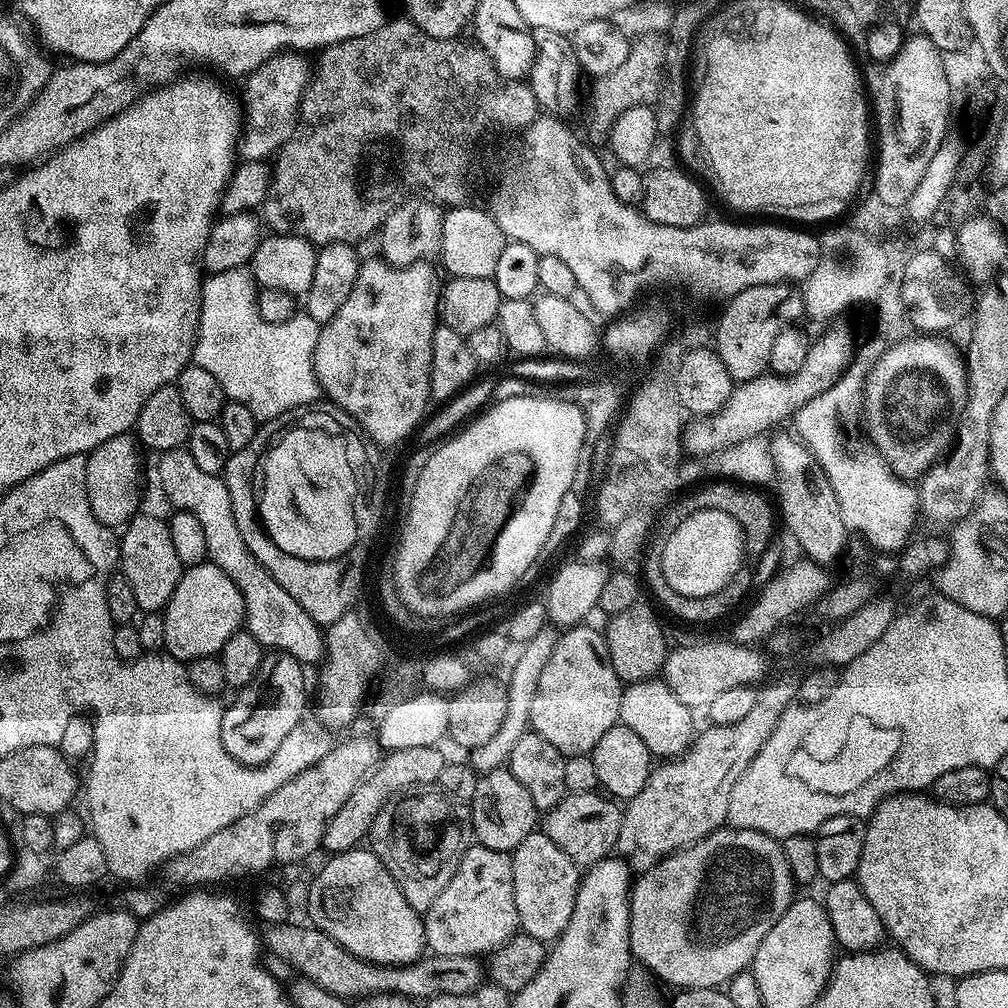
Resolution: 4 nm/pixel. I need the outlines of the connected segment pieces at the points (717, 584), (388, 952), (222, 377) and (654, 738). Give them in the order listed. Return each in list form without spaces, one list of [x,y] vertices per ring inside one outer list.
[[[708,509],[704,510],[703,514],[704,516],[692,516],[692,520],[688,520],[688,524],[681,526],[680,532],[672,534],[672,540],[663,540],[666,551],[661,570],[666,582],[670,582],[670,586],[674,590],[678,590],[678,594],[686,594],[690,598],[702,598],[703,595],[714,594],[718,590],[722,590],[736,577],[737,572],[741,571],[743,564],[740,563],[746,560],[745,533],[735,518],[730,514],[723,513],[722,510]]]
[[[357,846],[327,857],[317,876],[311,877],[307,919],[322,930],[334,942],[341,944],[350,954],[375,964],[412,964],[426,952],[424,921],[421,913],[412,909],[402,894],[396,879],[376,857],[376,853],[364,846]]]
[[[244,268],[211,273],[201,283],[200,321],[192,360],[202,366],[202,370],[214,374],[225,397],[234,402],[242,402],[242,406],[247,406],[257,422],[275,422],[292,408],[311,405],[322,396],[314,364],[316,343],[322,326],[307,314],[298,314],[286,322],[262,322],[256,305],[257,291],[258,285],[251,271]]]
[[[660,678],[639,680],[627,685],[620,694],[619,723],[634,730],[634,734],[638,734],[638,738],[646,742],[656,758],[680,758],[687,753],[698,732],[692,716],[693,709],[680,702],[678,694],[674,694],[674,690],[670,690],[670,686]]]

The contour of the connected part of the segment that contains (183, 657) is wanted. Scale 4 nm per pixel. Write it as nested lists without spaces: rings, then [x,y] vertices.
[[[205,562],[185,567],[170,602],[162,609],[164,648],[174,660],[191,662],[215,656],[244,624],[244,599],[218,565]]]

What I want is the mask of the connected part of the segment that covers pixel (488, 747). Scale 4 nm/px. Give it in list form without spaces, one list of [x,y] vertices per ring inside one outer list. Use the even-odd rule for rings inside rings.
[[[545,626],[536,637],[530,638],[530,642],[526,642],[519,649],[520,657],[513,662],[512,673],[509,674],[508,680],[506,679],[508,697],[502,726],[498,726],[497,732],[484,745],[471,749],[470,763],[476,773],[483,774],[505,767],[510,758],[510,750],[514,750],[518,738],[530,731],[530,706],[534,706],[534,694],[538,694],[538,678],[542,678],[542,670],[546,670],[546,662],[550,662],[550,654],[554,654],[557,639],[557,633],[551,627]]]

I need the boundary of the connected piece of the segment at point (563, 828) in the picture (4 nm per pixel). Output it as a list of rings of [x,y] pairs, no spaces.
[[[599,791],[569,794],[543,817],[542,828],[559,848],[570,854],[577,866],[591,866],[613,855],[623,817],[621,805]]]

